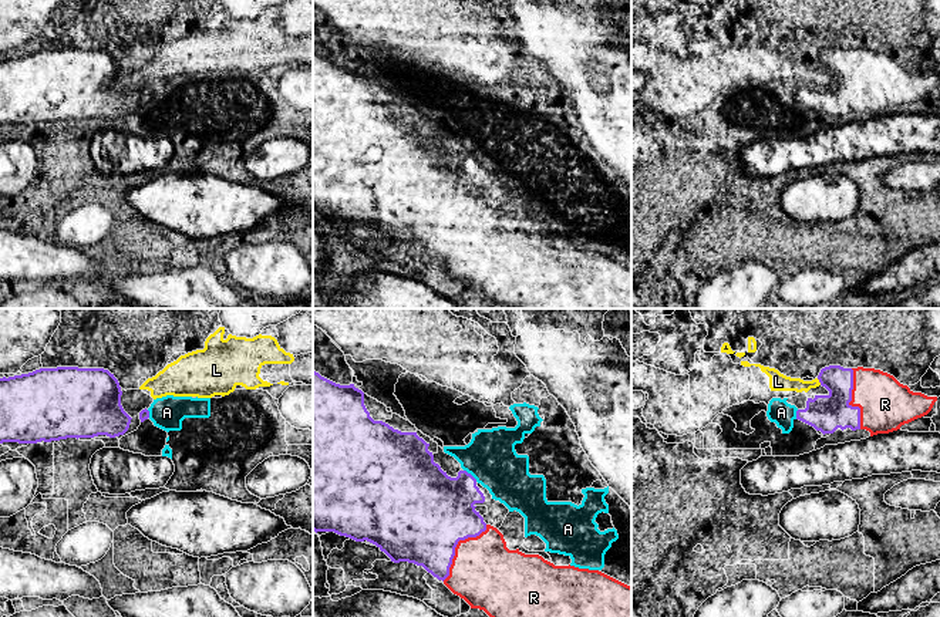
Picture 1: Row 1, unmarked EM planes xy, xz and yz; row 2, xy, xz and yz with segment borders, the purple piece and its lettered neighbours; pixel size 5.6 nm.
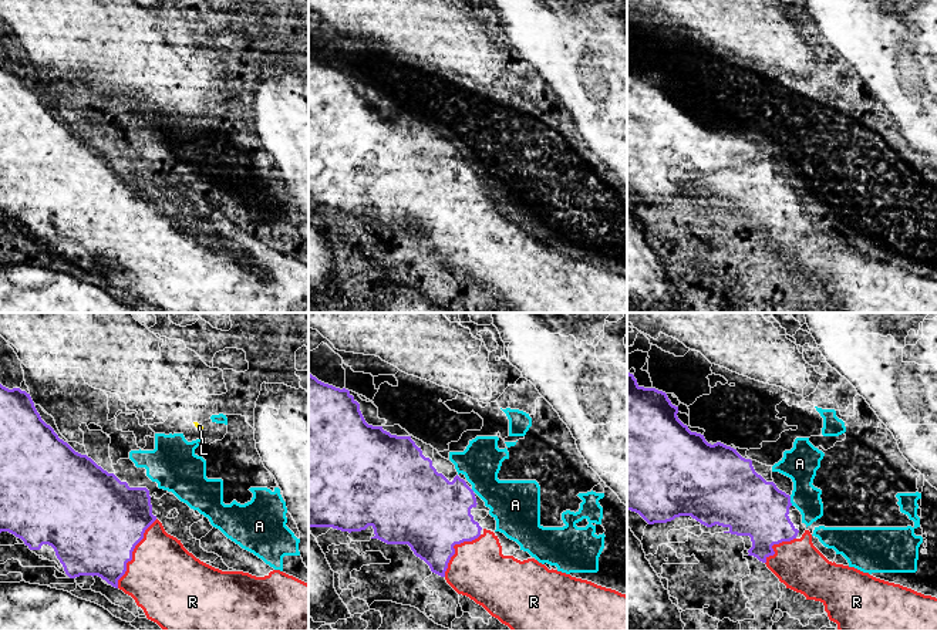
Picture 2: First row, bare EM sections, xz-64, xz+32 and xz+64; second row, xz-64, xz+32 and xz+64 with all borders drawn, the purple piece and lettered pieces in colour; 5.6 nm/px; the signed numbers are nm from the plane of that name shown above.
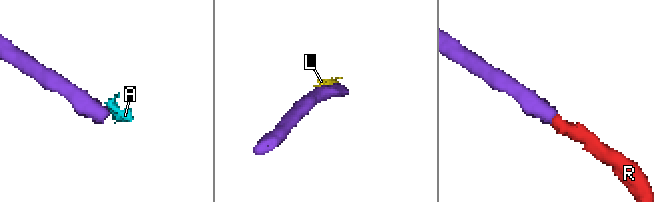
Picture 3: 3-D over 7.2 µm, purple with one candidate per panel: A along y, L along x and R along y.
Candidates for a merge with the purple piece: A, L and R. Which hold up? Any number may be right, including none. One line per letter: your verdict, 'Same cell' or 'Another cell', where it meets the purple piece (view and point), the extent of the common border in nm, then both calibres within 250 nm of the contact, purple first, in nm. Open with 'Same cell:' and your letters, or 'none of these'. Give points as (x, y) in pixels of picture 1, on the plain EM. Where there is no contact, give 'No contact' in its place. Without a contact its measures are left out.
Same cell: R
A: Another cell. Touches purple at xz (471, 157). Shared border 100 nm. Thickness 360 nm (purple) against 280 nm
L: Another cell. Touches purple at yz (819, 63). Shared border 50 nm. Thickness 200 nm (purple) against 100 nm
R: Same cell. Touches purple at xz (455, 228). Shared border 400 nm. Thickness 500 nm (purple) against 380 nm

